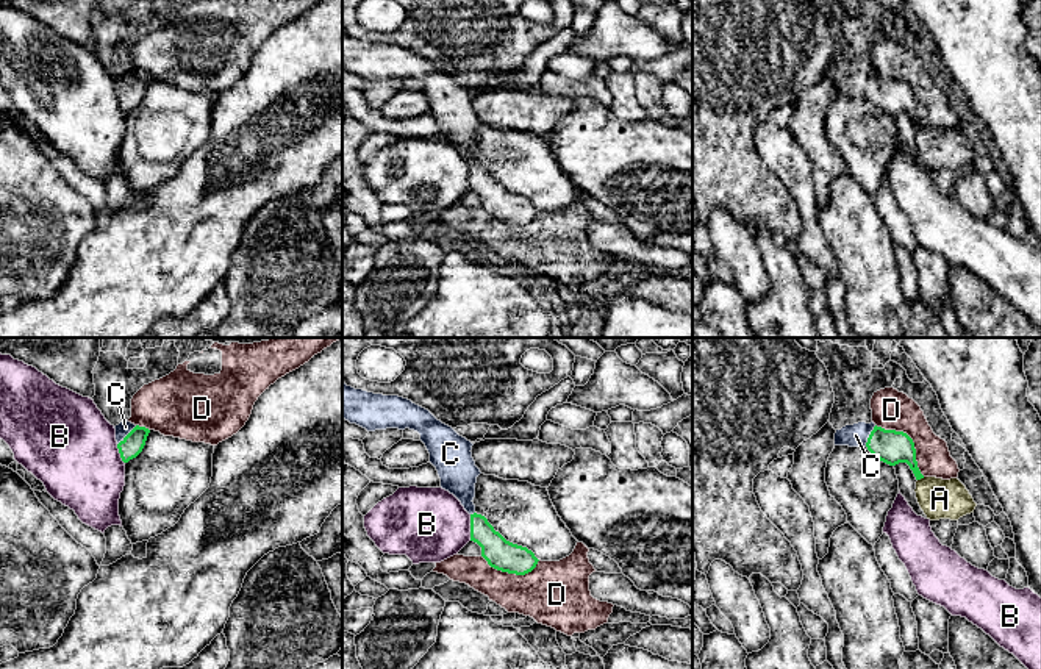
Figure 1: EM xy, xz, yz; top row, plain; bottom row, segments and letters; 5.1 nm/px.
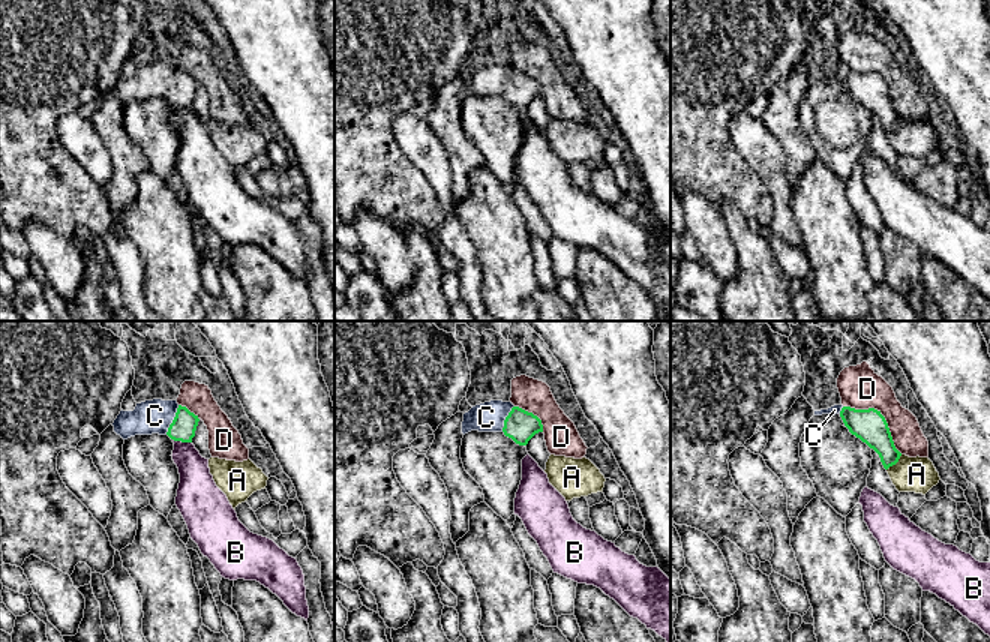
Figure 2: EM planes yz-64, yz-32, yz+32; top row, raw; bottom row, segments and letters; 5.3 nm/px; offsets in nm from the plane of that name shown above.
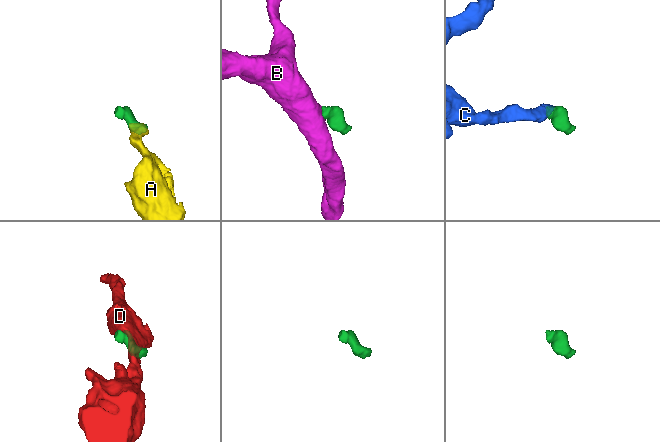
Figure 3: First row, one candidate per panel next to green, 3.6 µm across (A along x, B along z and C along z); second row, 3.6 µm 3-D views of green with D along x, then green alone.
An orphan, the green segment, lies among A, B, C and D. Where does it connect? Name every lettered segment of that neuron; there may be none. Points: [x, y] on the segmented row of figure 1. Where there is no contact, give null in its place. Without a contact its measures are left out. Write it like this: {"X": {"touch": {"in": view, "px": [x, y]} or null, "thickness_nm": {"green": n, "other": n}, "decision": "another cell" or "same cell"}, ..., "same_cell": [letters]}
{"A": {"touch": {"in": "yz", "px": [921, 477]}, "thickness_nm": {"green": 170, "other": 200}, "decision": "another cell"}, "B": {"touch": {"in": "xz", "px": [471, 527]}, "thickness_nm": {"green": 160, "other": 380}, "decision": "another cell"}, "C": {"touch": {"in": "yz", "px": [869, 436]}, "thickness_nm": {"green": 170, "other": 120}, "decision": "same cell"}, "D": {"touch": {"in": "yz", "px": [912, 440]}, "thickness_nm": {"green": 170, "other": 200}, "decision": "another cell"}, "same_cell": ["C"]}

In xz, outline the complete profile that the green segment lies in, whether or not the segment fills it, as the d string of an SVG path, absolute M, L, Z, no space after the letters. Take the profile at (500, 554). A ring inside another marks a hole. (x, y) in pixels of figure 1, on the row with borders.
M342 381L342 417L367 431L399 428L420 435L436 467L441 488L453 494L470 514L470 541L481 547L481 556L497 571L525 575L538 558L527 547L506 541L488 519L475 513L477 477L481 474L472 458L472 442L438 420L428 410L399 395L355 389Z

